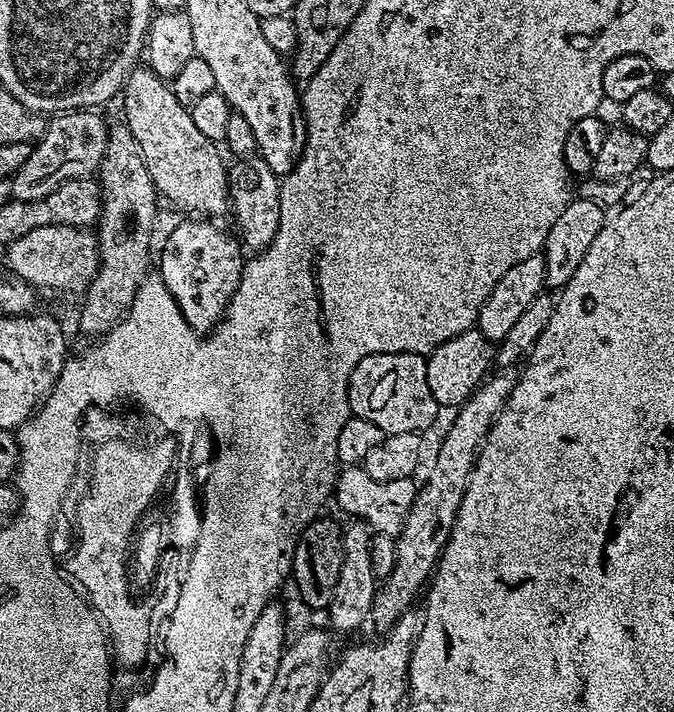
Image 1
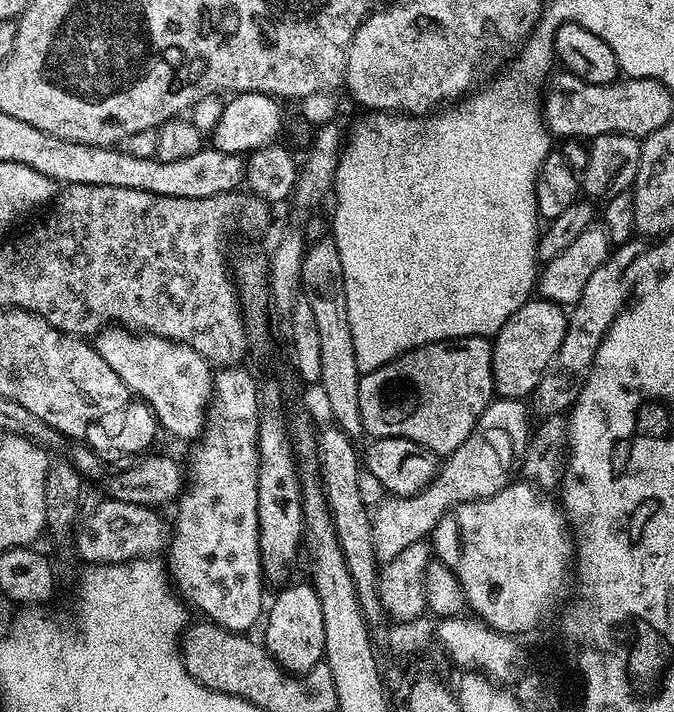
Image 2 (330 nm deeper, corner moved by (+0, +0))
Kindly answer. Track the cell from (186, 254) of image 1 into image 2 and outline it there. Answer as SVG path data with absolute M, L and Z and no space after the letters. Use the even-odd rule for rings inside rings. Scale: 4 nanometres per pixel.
M228 366L215 373L203 428L199 438L192 444L188 464L186 460L185 488L176 500L176 522L172 524L173 534L168 542L170 552L166 559L166 572L177 595L193 609L198 608L211 623L241 634L250 631L248 629L256 622L259 623L264 610L264 575L258 550L258 417L257 401L251 396L251 388L256 385L256 380L246 371L240 366Z

